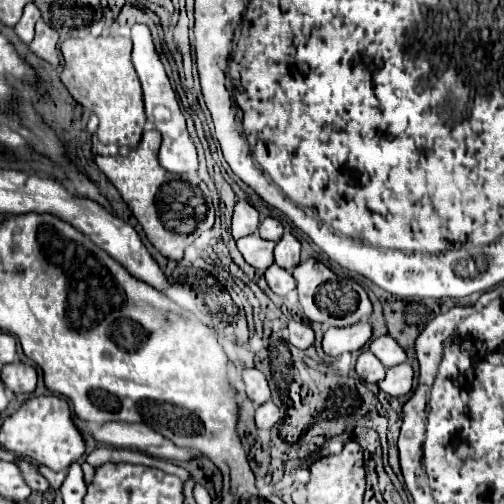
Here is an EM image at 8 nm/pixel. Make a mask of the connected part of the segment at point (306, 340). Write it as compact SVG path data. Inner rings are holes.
M288 322L288 342L300 350L306 350L314 342L314 330L302 322Z

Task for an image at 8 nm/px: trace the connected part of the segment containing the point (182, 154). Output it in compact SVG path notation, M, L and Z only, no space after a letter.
M136 24L132 26L132 64L138 72L138 78L142 82L142 92L144 92L144 110L146 110L146 118L156 126L156 130L160 130L162 134L162 144L160 144L160 152L158 152L158 162L162 168L166 168L172 174L188 174L188 172L196 172L198 170L198 158L196 158L196 148L194 142L186 130L186 122L178 104L178 98L170 86L170 80L166 76L166 70L160 62L160 56L154 48L152 36L148 26L144 24Z

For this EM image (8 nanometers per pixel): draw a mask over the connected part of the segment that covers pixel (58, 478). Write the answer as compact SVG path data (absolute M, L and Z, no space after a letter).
M40 466L40 472L44 474L44 478L50 482L50 486L54 488L54 490L58 490L60 488L60 484L62 484L62 480L64 480L64 472L52 472L52 470L48 470L48 468L44 468L44 466Z

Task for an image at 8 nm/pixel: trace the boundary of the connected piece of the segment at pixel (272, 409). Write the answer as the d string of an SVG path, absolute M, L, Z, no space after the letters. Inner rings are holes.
M266 402L262 404L256 414L254 414L254 420L256 420L256 428L258 430L266 430L266 428L272 428L278 420L280 420L280 410L274 402Z

